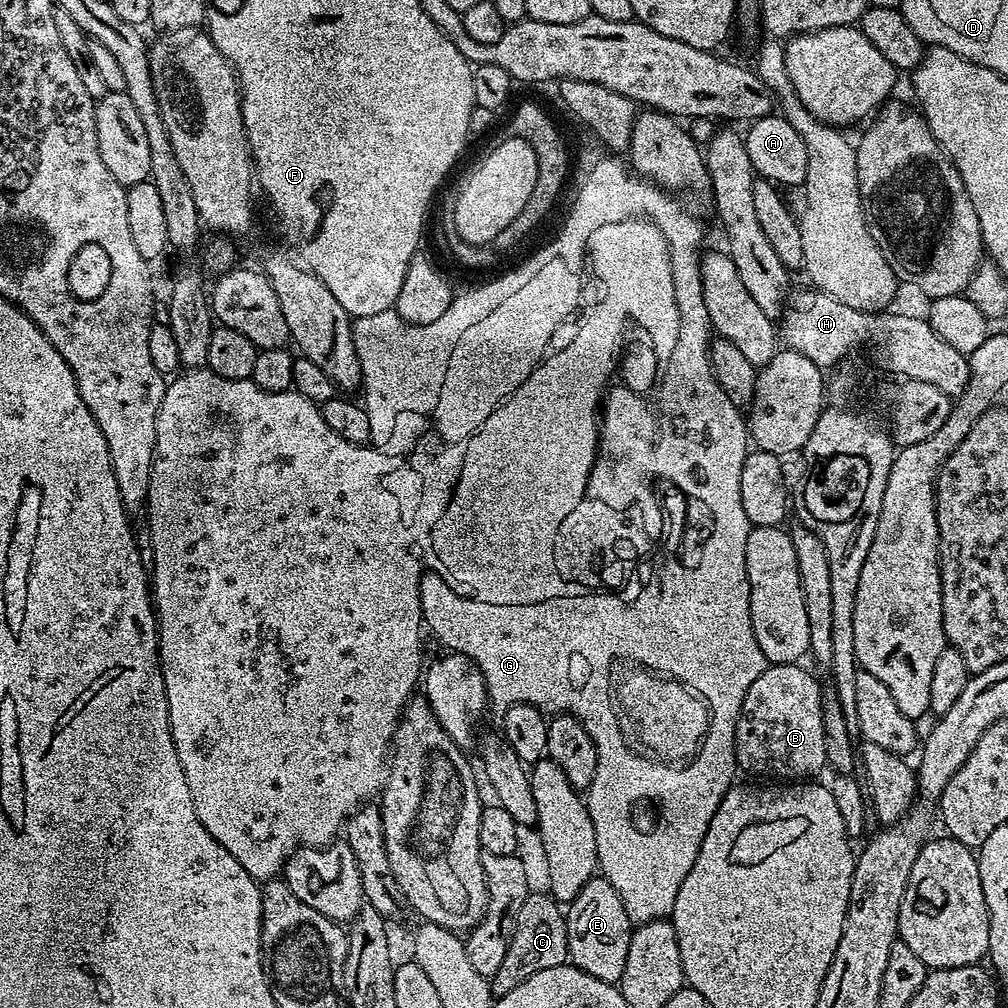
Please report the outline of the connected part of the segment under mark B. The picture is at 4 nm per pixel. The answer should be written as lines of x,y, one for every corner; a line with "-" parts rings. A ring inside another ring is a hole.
768,664
758,678
754,678
754,686
746,690
746,698
742,702
742,710
736,727
736,763
748,772
757,772
760,776
788,776
784,778
816,778
820,771
825,771
826,734
822,722
822,687
807,672
794,664

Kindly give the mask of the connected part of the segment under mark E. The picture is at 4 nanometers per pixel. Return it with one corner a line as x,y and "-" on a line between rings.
599,874
582,886
582,890
567,905
568,957
572,967
590,974
607,984
619,985
622,970
626,970
626,954
634,927
631,918
618,898
618,890

